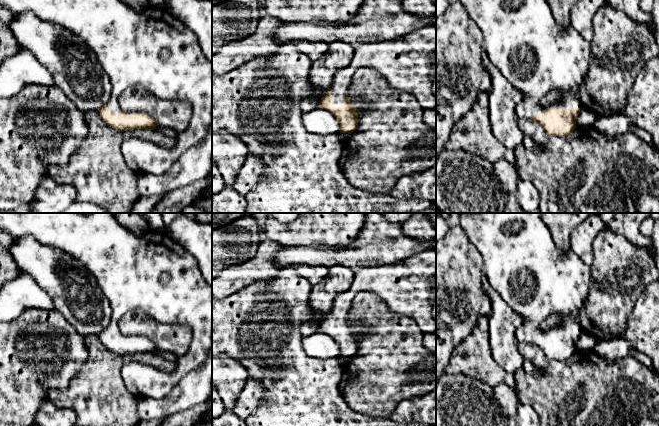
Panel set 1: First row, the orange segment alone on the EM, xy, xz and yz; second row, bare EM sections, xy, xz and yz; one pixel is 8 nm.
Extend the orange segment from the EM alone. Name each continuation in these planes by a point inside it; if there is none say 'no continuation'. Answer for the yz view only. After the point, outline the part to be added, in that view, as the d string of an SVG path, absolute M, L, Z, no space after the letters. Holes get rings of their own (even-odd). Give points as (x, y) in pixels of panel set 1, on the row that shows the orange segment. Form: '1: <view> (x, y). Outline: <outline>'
1: yz (521, 38). Outline: M459 0L459 2L480 29L483 39L482 49L492 65L524 95L515 108L518 119L530 119L535 114L545 114L545 111L551 108L582 108L579 87L588 72L591 44L575 32L568 35L566 29L556 22L546 0ZM552 90L561 91L562 100L548 107L541 106L542 97Z

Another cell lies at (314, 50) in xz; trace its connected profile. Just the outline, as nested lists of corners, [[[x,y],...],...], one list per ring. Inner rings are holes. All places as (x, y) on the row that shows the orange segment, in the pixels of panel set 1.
[[[293,42],[298,51],[307,55],[311,61],[319,59],[328,50],[328,44],[324,42]]]

